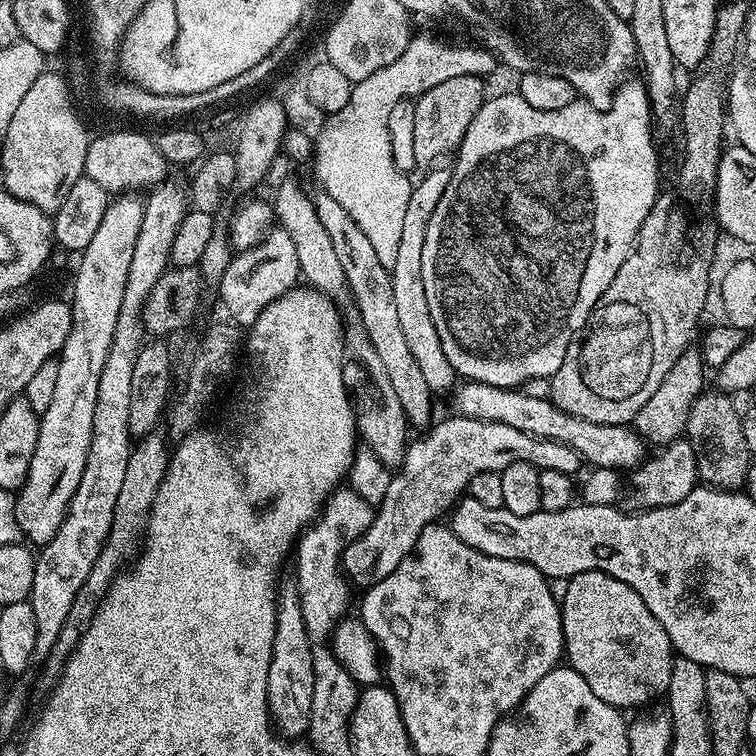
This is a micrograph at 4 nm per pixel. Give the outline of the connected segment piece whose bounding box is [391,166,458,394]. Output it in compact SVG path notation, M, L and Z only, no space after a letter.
M432 166L423 174L424 177L413 183L410 202L407 203L406 215L403 218L402 238L399 239L398 258L391 270L394 286L394 306L398 306L398 323L402 326L402 335L406 338L406 346L410 346L410 354L414 354L414 362L418 362L418 370L422 370L422 378L426 378L426 386L434 394L451 389L458 377L454 366L446 362L446 354L442 354L442 342L432 325L428 307L424 301L424 287L420 271L422 270L422 238L426 236L426 226L430 214L434 214L434 206L446 194L446 186L452 177L451 167Z

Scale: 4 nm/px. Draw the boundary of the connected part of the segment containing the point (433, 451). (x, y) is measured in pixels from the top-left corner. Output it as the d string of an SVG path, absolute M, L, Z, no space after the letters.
M459 414L452 416L450 420L437 419L427 431L417 435L420 436L417 440L415 437L409 443L404 452L404 463L393 475L390 486L386 486L386 498L382 498L375 509L368 529L346 546L342 572L360 590L371 588L398 570L400 563L415 548L424 527L441 519L444 499L447 496L459 497L474 474L499 473L506 466L524 462L541 470L554 470L575 477L576 471L582 467L579 454L557 440L522 434L522 430L514 430L514 426L502 422L474 420Z

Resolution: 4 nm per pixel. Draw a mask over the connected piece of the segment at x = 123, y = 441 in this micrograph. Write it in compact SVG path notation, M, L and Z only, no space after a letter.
M172 178L157 184L147 195L142 230L138 230L138 242L134 242L130 274L126 274L122 310L118 310L118 326L114 326L110 354L106 354L106 366L102 366L102 378L98 378L98 400L94 402L94 430L90 438L90 452L86 454L86 468L82 470L82 480L70 498L66 518L62 526L58 526L58 534L54 534L54 538L35 553L34 582L27 601L34 610L37 657L46 658L54 650L54 642L58 642L58 634L62 634L66 614L70 614L70 606L74 606L74 598L78 590L82 590L82 582L90 578L90 570L110 534L114 506L126 475L126 462L134 447L127 422L134 362L146 343L144 304L158 280L170 268L171 247L189 211L190 200L185 189L180 189Z

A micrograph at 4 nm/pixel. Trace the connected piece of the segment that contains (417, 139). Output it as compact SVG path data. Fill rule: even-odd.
M476 75L448 78L415 99L413 147L414 158L419 167L429 167L441 161L438 159L446 154L451 155L459 149L470 122L486 99L484 84L483 77Z

